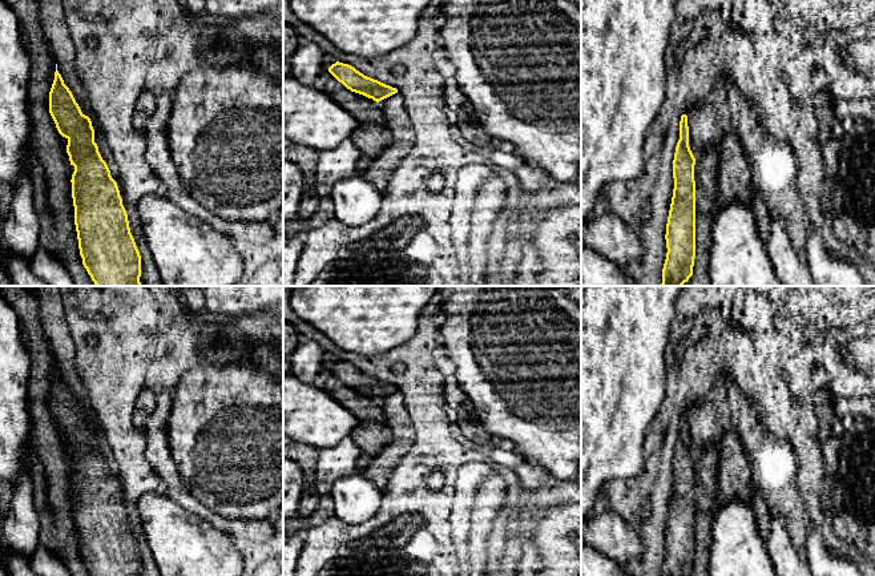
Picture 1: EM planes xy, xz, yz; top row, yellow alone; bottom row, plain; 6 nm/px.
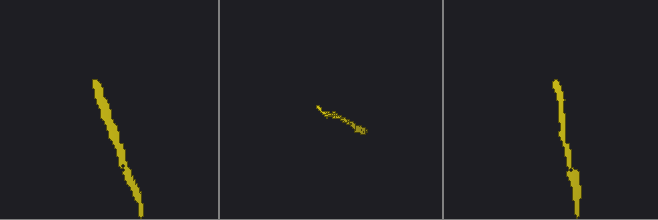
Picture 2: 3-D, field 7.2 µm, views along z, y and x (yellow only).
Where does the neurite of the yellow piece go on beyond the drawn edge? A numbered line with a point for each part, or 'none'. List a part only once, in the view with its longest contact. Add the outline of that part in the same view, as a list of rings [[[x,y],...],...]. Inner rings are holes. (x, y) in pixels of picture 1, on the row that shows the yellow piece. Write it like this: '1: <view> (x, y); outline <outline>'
none

